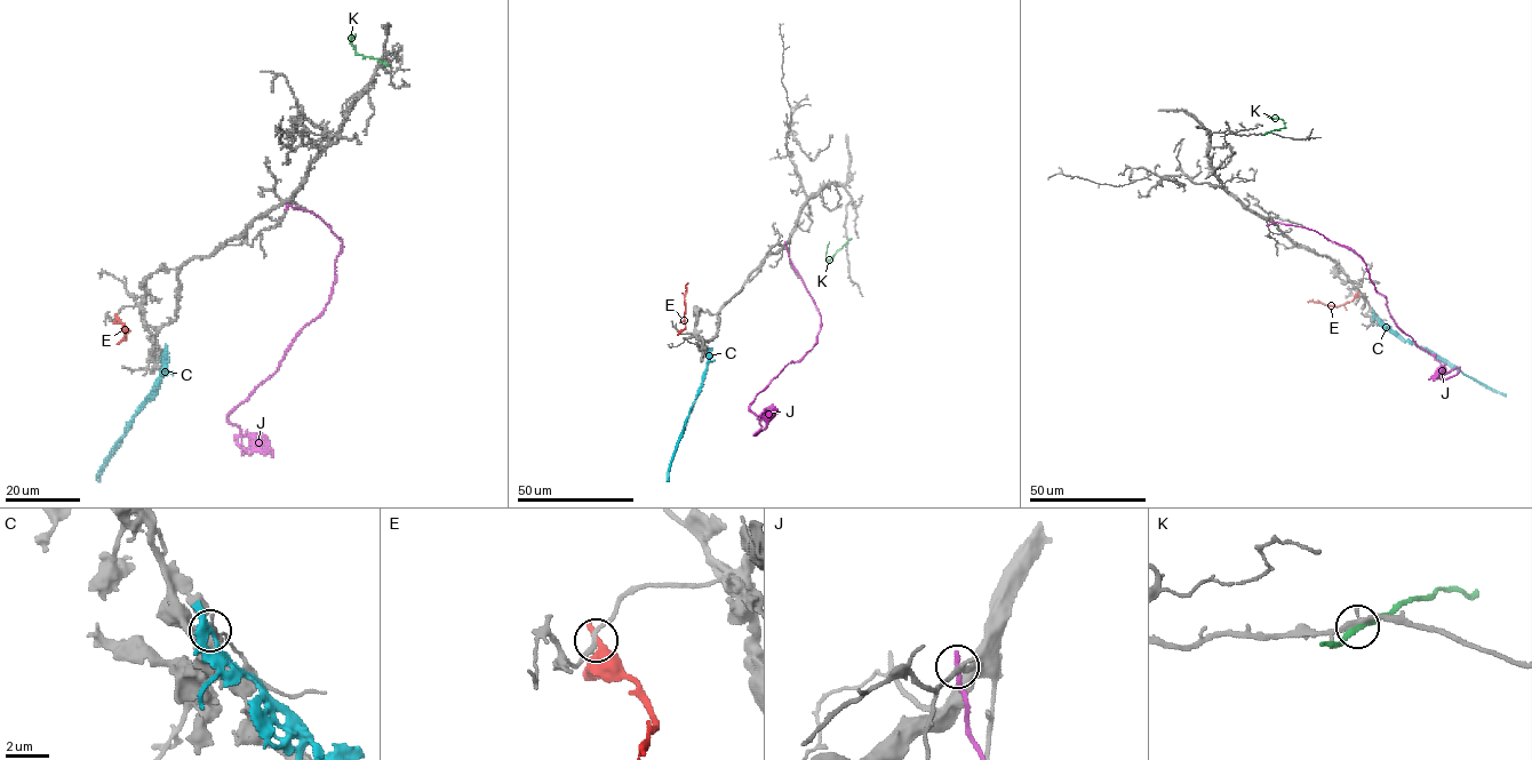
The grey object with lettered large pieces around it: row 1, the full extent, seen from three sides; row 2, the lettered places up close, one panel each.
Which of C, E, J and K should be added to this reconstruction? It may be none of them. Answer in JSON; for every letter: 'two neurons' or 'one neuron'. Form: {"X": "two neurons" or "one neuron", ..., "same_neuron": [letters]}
{"C": "two neurons", "E": "two neurons", "J": "two neurons", "K": "two neurons", "same_neuron": []}

